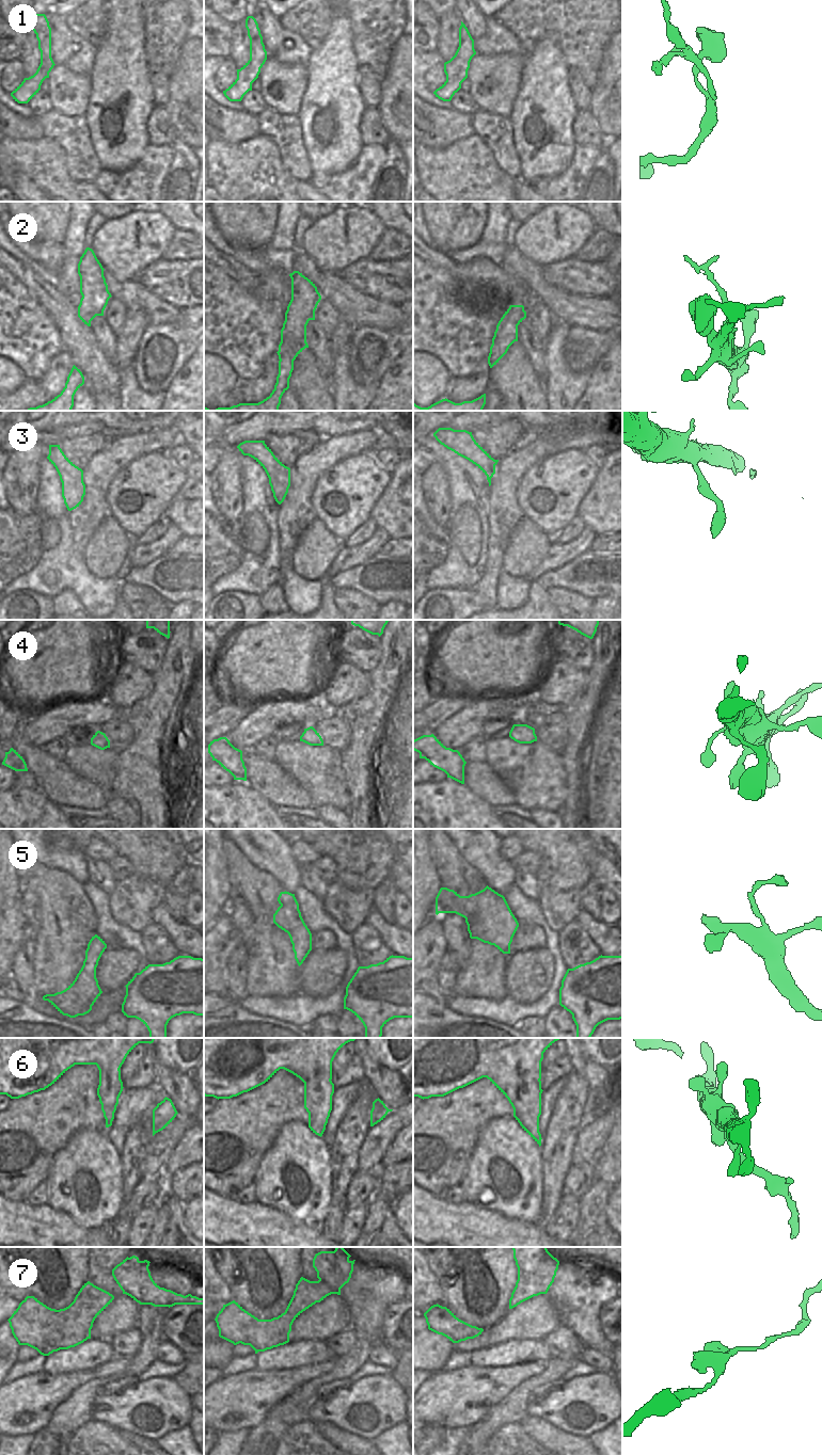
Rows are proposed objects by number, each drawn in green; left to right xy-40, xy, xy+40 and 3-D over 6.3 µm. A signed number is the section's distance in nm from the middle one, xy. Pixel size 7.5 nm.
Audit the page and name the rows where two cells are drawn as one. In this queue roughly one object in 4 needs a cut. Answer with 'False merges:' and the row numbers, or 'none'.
False merges: 2, 6

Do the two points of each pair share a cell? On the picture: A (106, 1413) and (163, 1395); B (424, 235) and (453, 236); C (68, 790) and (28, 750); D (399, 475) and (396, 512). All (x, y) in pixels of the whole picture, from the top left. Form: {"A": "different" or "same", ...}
{"A": "same", "B": "different", "C": "same", "D": "same"}

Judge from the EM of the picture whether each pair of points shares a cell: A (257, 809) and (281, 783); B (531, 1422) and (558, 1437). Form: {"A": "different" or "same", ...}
{"A": "different", "B": "same"}

